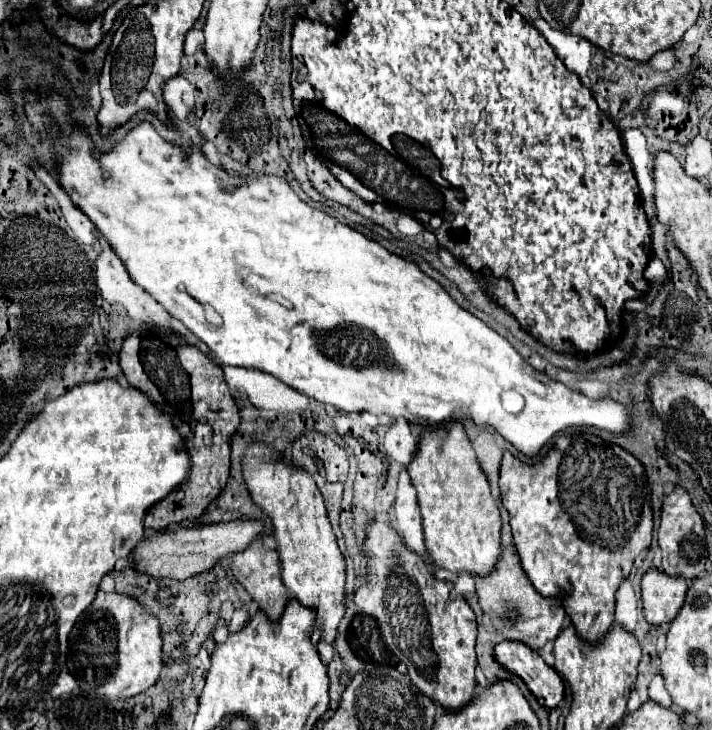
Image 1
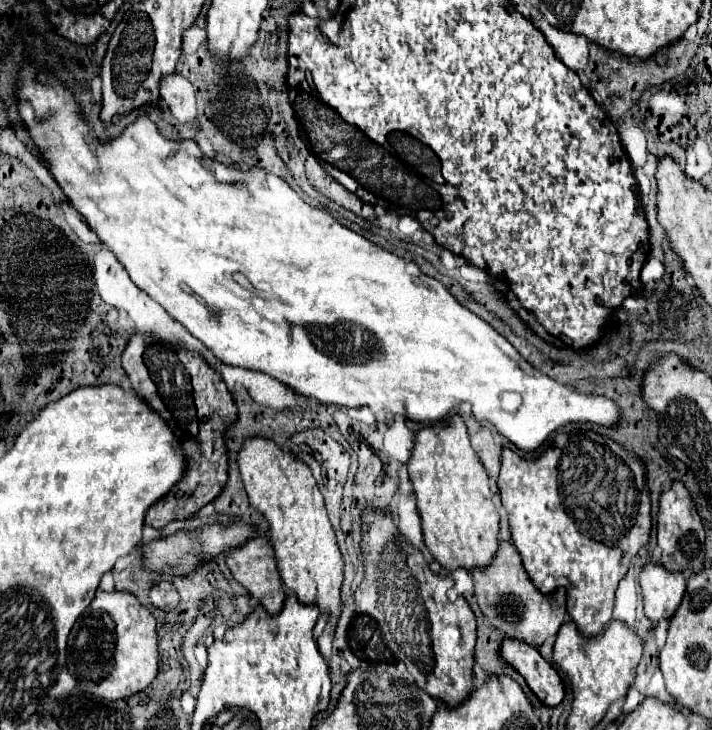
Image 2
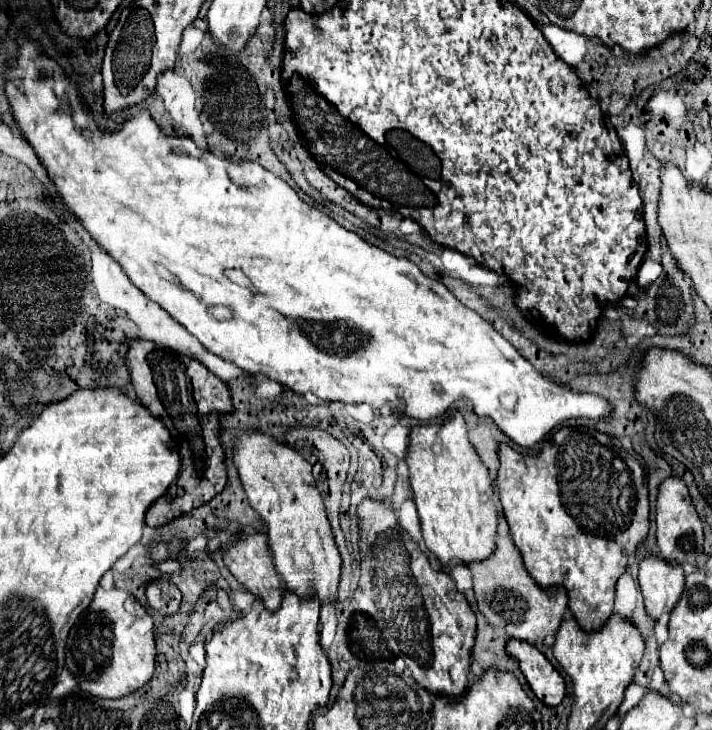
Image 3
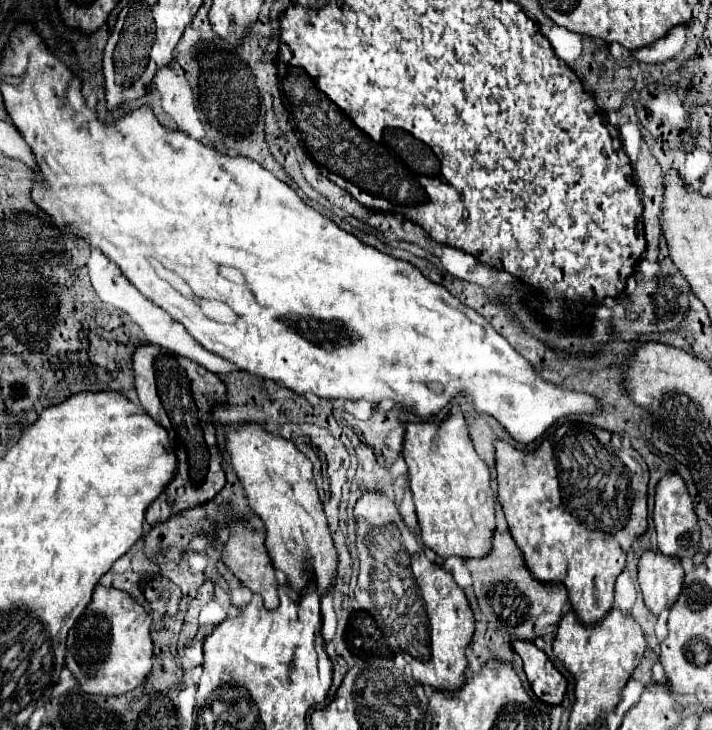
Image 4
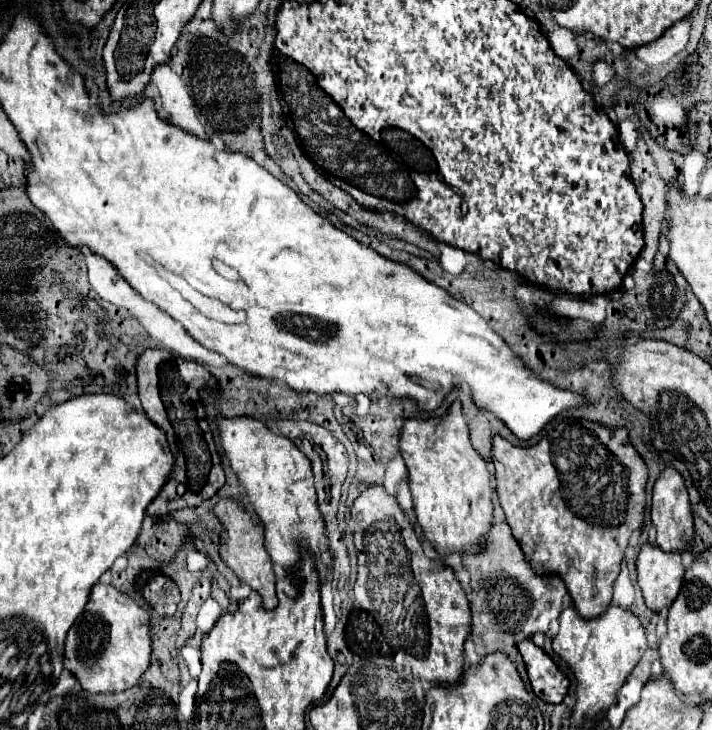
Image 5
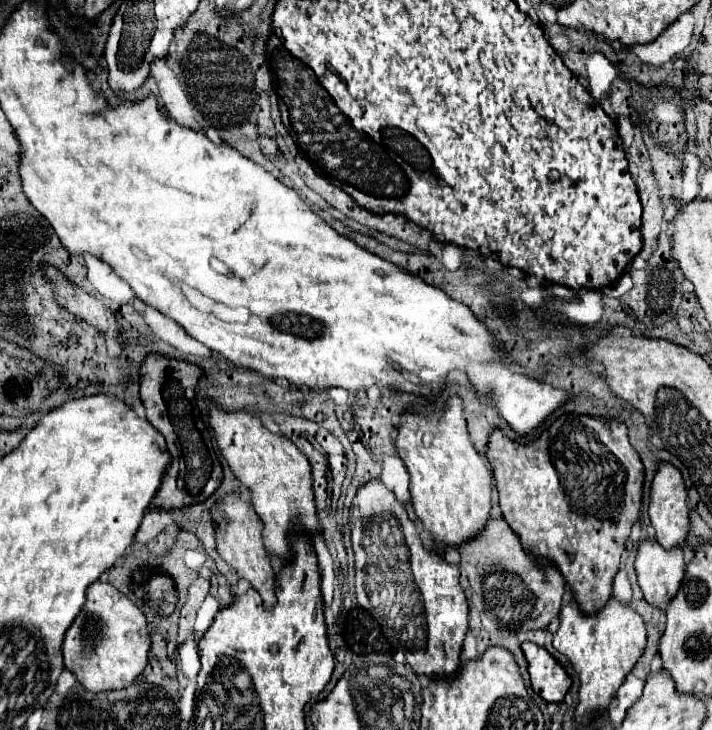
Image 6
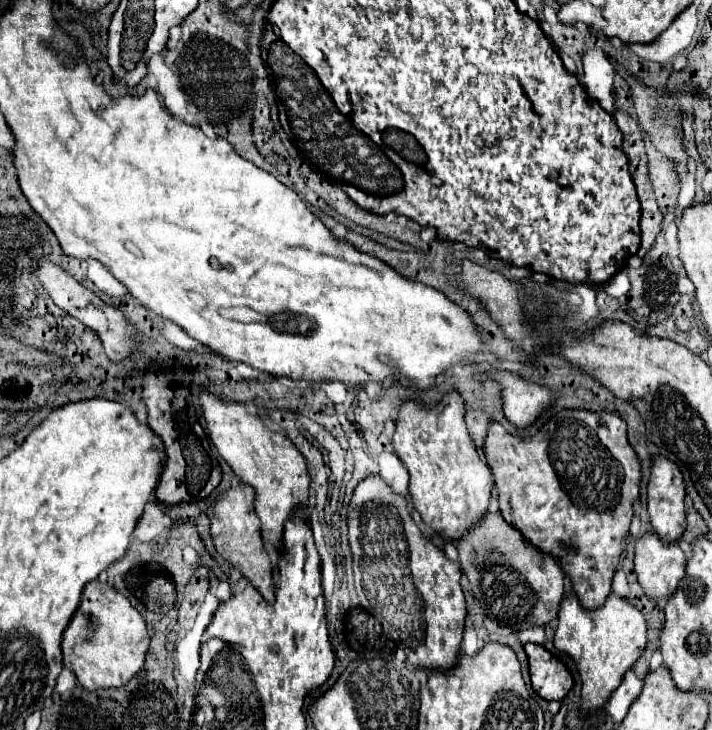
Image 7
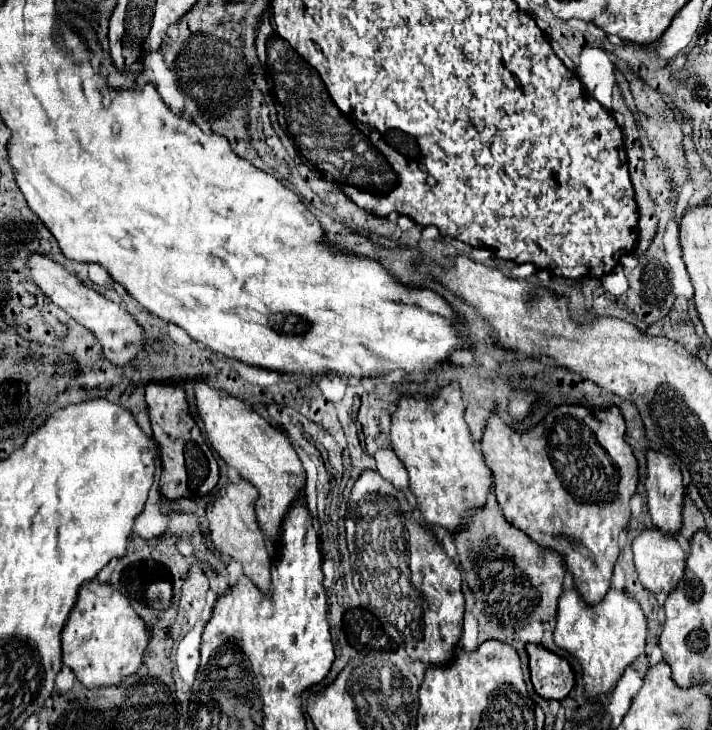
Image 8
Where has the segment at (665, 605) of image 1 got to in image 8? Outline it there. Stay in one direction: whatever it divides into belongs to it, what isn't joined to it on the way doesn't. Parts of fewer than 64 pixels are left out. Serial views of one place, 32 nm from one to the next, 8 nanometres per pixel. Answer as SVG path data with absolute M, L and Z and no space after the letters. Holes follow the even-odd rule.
M648 528L640 536L634 538L632 550L634 550L634 564L636 564L638 580L648 592L670 594L676 588L676 584L682 580L684 568L686 568L686 554L678 546L676 538L670 538L656 528Z

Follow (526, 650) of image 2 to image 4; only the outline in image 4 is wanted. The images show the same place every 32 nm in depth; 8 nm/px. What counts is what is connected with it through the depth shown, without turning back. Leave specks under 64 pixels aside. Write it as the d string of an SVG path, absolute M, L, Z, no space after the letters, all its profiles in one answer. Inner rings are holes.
M512 640L512 650L522 658L526 678L534 690L534 694L550 706L562 702L566 694L566 678L554 668L548 656L526 640Z

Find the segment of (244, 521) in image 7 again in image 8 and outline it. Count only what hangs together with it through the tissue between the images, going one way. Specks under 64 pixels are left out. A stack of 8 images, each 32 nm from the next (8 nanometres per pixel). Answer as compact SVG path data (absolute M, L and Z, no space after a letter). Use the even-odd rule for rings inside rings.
M238 480L236 484L228 484L220 492L216 502L208 504L206 516L208 516L208 522L210 522L210 540L216 546L216 550L220 554L232 558L234 562L242 564L244 574L254 582L254 586L258 586L264 594L268 594L270 592L272 560L270 560L270 554L266 550L264 534L260 532L258 518L256 518L256 512L254 512L256 496L258 496L256 488L246 484L246 480Z

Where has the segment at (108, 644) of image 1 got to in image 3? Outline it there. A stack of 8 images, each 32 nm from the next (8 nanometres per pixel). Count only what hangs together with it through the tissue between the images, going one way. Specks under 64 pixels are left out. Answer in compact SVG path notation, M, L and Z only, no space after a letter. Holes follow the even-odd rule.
M98 588L92 604L70 630L66 668L84 692L100 698L122 698L146 686L156 668L154 620L150 612L130 592Z

